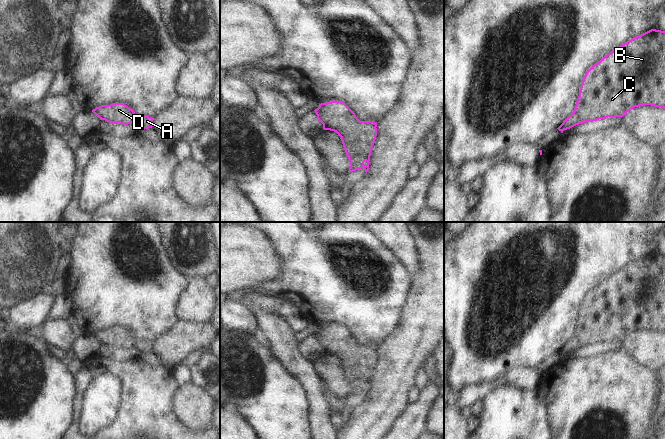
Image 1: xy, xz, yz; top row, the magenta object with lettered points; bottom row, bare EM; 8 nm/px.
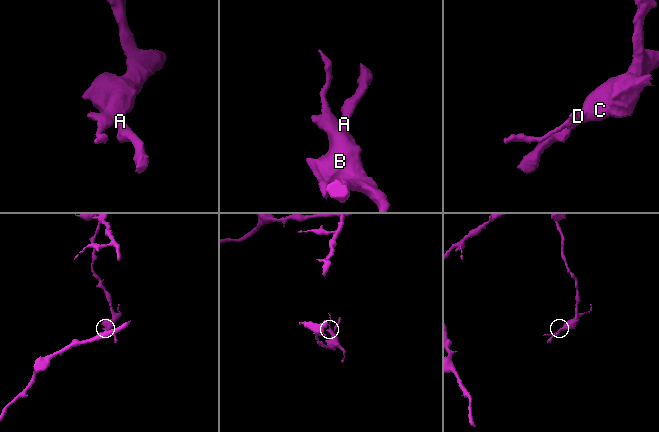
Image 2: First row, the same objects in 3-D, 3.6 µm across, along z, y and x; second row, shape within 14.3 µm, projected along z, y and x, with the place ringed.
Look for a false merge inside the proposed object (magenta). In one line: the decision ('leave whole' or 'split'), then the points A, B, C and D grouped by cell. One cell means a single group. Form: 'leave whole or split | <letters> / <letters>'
leave whole | A B C D

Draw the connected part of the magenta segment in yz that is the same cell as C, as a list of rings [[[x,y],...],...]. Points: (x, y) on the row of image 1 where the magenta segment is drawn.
[[[651,29],[613,49],[594,64],[583,78],[574,111],[557,129],[563,133],[587,121],[623,117],[631,109],[643,105],[665,109],[665,31]]]

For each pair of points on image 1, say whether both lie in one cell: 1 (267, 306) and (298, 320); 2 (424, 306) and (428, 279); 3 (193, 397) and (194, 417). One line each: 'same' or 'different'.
1: same
2: same
3: same

